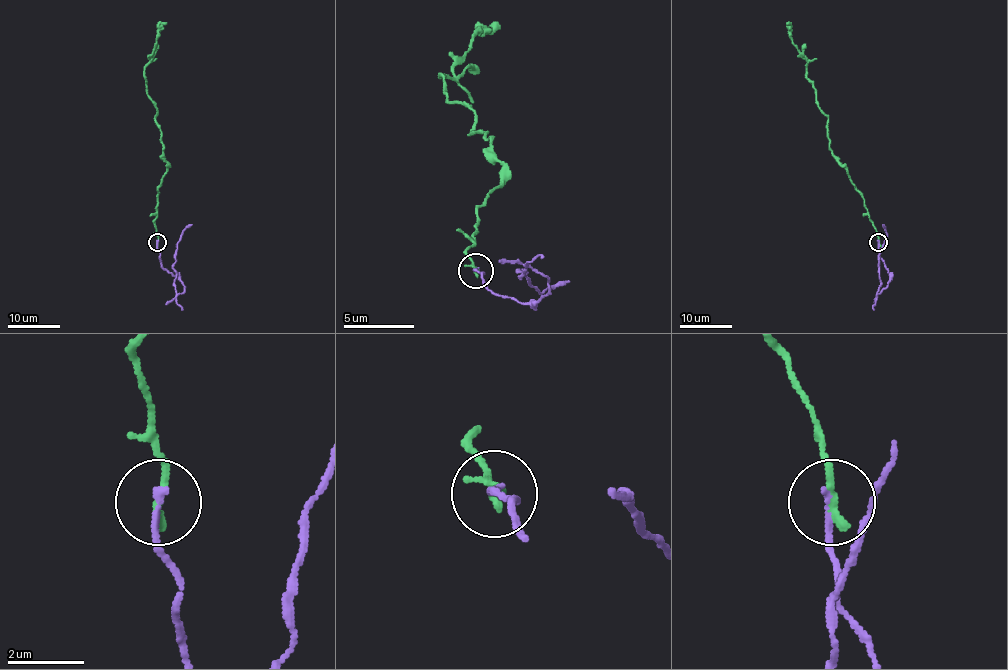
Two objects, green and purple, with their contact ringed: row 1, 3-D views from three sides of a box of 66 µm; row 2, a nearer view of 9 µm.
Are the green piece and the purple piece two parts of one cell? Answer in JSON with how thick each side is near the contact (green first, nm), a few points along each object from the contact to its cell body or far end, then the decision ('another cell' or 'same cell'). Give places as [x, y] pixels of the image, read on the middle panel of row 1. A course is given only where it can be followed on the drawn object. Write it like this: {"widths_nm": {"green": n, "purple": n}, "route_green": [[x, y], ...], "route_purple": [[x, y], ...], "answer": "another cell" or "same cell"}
{"widths_nm": {"green": 260, "purple": 220}, "route_green": [[474, 270], [478, 210], [503, 167], [439, 75], [453, 79], [474, 37], [499, 26]], "route_purple": [[474, 270], [506, 298], [534, 302], [549, 291], [541, 273], [517, 270], [541, 294], [570, 280]], "answer": "another cell"}

